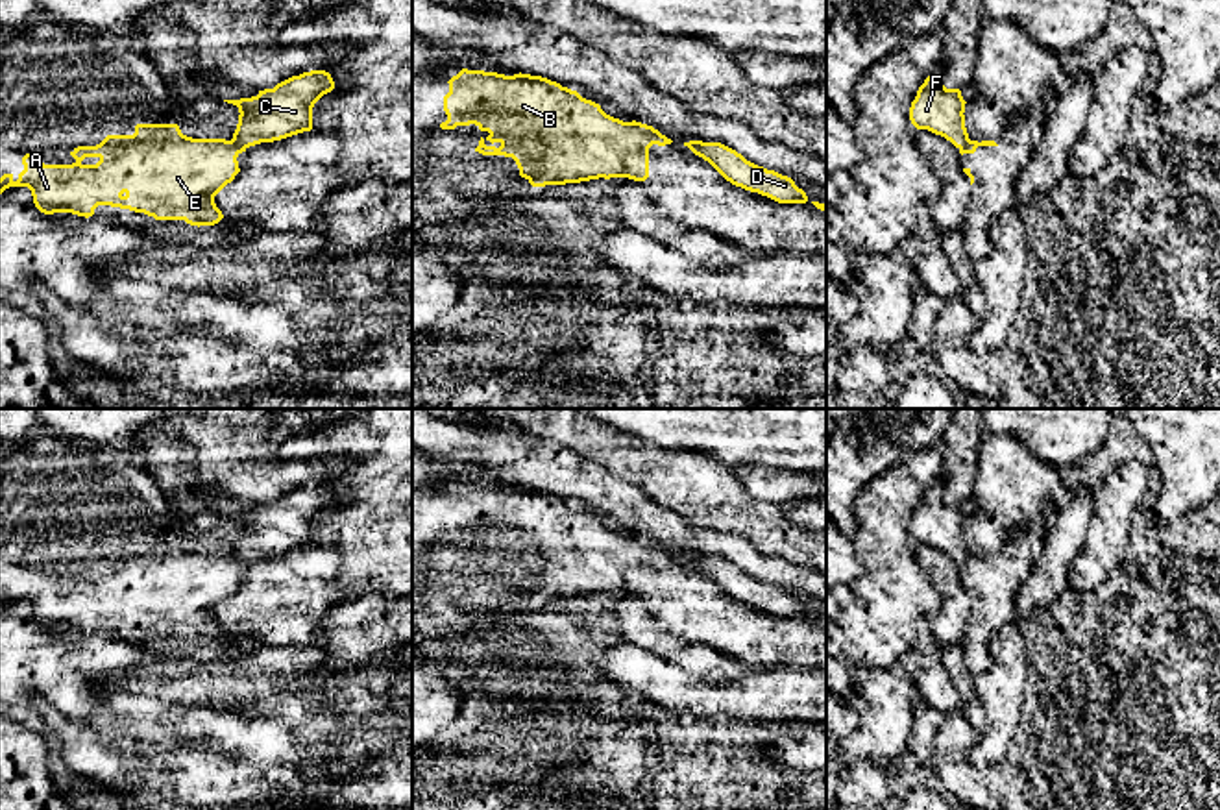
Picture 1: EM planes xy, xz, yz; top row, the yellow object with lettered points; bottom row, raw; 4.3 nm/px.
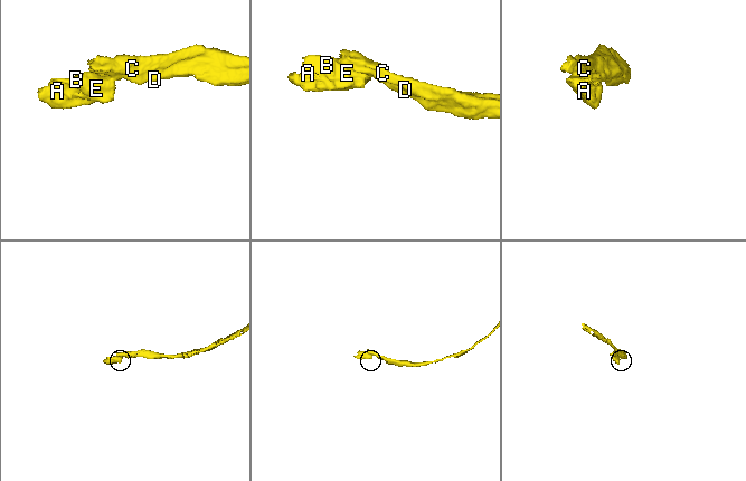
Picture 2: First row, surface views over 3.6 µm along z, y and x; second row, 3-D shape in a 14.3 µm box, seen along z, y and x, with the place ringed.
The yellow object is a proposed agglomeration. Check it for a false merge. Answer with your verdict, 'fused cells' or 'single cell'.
fused cells

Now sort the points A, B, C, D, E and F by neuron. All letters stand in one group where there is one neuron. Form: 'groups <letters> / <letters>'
groups A B E / C D F

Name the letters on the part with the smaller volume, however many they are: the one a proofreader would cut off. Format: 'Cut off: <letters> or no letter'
Cut off: A, B, E

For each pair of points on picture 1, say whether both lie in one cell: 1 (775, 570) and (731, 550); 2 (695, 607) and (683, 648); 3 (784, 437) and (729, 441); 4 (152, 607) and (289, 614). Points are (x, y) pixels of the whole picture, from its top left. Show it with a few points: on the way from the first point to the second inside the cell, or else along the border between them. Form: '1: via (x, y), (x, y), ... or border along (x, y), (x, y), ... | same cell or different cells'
1: via (764, 568), (742, 553) | same cell
2: border along (660, 627), (692, 644) | different cells
3: via (771, 437), (742, 437) | same cell
4: border along (243, 577), (215, 620), (248, 638) | different cells

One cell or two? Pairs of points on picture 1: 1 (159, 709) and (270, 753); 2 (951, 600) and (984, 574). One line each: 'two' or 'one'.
1: one
2: two

